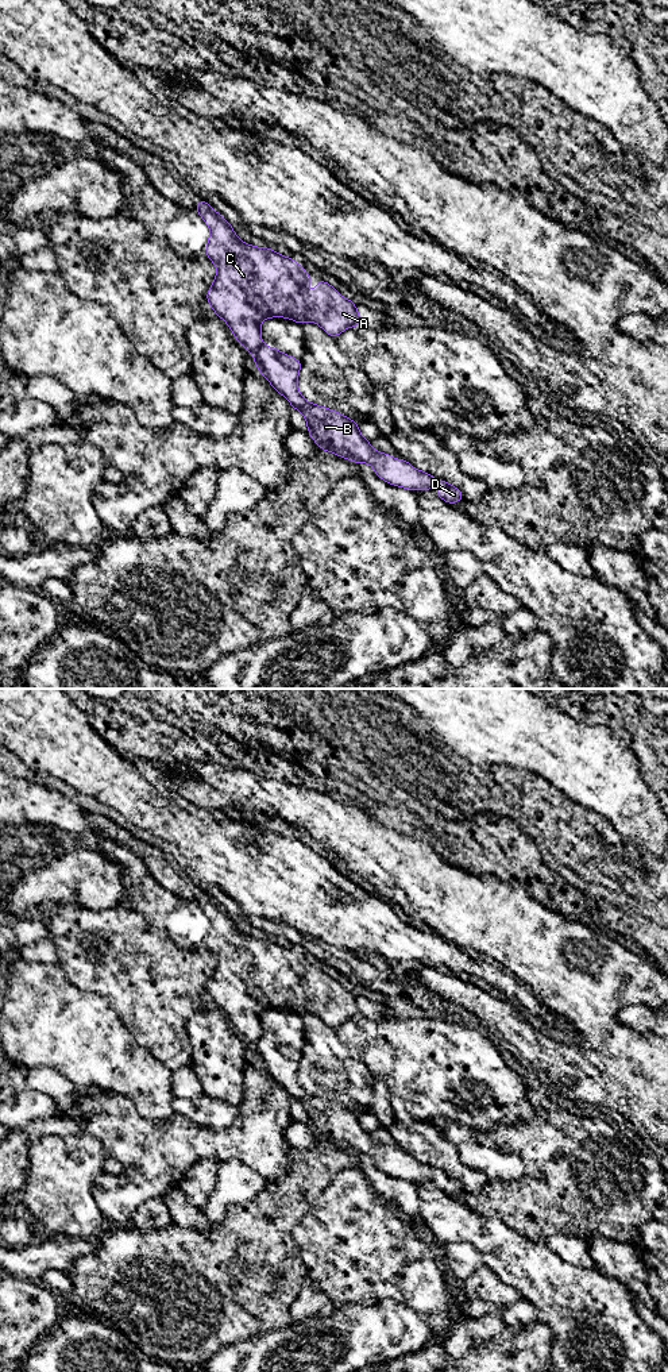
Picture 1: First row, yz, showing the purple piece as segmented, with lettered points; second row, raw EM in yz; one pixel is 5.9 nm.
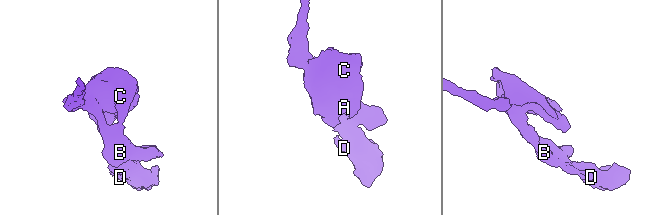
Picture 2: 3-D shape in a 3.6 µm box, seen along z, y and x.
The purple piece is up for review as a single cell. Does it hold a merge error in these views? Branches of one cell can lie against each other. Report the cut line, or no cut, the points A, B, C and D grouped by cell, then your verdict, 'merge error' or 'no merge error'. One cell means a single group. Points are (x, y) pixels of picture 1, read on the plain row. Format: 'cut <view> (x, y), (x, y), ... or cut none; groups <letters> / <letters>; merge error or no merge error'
cut yz (261, 1036), (254, 1045); groups A C / B D; merge error

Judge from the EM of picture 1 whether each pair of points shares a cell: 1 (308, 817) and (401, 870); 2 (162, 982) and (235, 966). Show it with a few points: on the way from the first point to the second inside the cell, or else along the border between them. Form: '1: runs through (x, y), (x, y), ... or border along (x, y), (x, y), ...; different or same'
1: runs through (331, 824), (346, 832), (355, 841), (378, 852); same
2: border along (200, 945), (216, 959), (207, 983), (213, 1004); different

